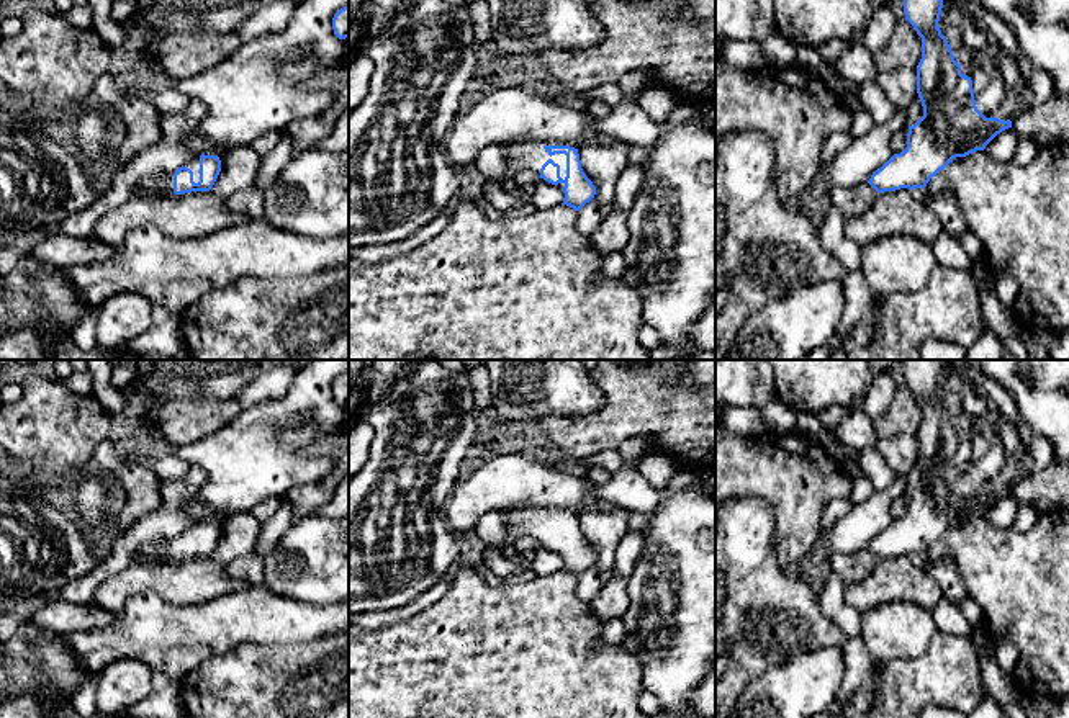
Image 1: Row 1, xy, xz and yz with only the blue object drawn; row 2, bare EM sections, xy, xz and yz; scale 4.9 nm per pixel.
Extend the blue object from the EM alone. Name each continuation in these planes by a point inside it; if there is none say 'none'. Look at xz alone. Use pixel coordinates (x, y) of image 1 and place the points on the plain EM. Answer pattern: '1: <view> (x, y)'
1: xz (526, 527)

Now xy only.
1: xy (193, 529)

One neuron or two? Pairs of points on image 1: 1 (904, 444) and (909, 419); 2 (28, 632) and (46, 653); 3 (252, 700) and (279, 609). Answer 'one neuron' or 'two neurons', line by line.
1: two neurons
2: one neuron
3: two neurons

